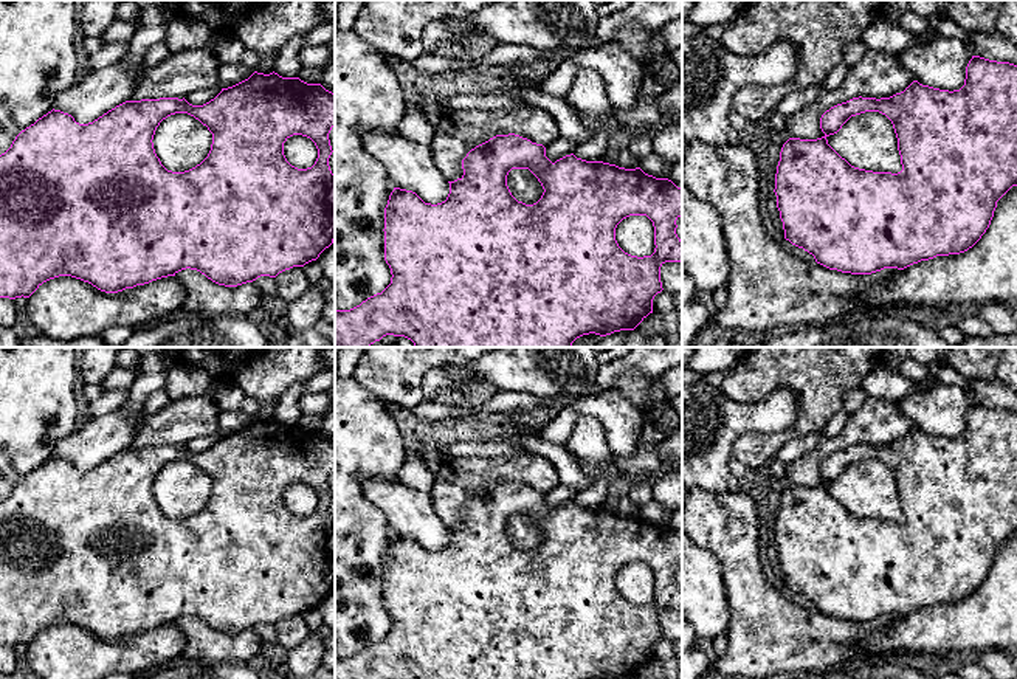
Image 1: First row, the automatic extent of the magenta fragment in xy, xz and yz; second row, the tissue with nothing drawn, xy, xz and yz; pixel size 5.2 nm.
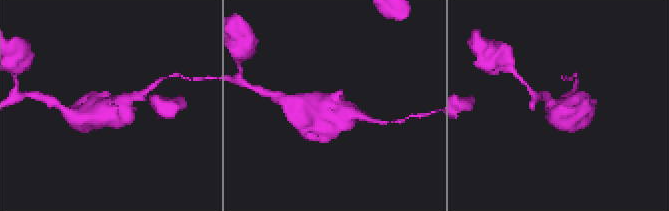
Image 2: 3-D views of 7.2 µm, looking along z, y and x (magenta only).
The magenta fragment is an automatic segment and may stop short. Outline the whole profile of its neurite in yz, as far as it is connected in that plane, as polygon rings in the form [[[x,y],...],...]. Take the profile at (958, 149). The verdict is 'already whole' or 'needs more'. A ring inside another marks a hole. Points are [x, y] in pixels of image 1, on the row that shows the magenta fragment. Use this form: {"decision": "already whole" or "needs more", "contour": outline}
{"decision": "already whole", "contour": [[[972,56],[960,90],[939,90],[913,81],[890,98],[853,98],[820,118],[825,133],[817,140],[789,138],[780,152],[775,195],[784,239],[814,256],[815,262],[842,273],[871,274],[884,268],[904,270],[936,256],[972,248],[991,225],[997,202],[1017,186],[1017,65]],[[879,112],[895,129],[902,171],[873,172],[851,166],[829,144],[828,136],[856,115]]]}

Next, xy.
{"decision": "already whole", "contour": [[[254,71],[248,79],[222,88],[214,99],[203,105],[192,105],[184,98],[126,101],[88,124],[79,124],[71,115],[53,109],[22,130],[11,147],[0,155],[0,298],[29,298],[43,282],[59,276],[71,276],[91,284],[101,291],[118,293],[161,277],[175,276],[186,268],[200,271],[219,285],[237,287],[260,276],[276,277],[285,270],[316,260],[335,240],[335,175],[329,166],[333,152],[329,133],[333,127],[335,93],[326,90],[321,84],[307,84],[299,78],[282,78],[274,71],[270,74]],[[175,113],[194,116],[212,133],[208,157],[184,172],[167,171],[157,157],[152,143],[160,122]],[[293,135],[307,136],[315,143],[318,158],[312,167],[298,169],[287,161],[284,143]]]}

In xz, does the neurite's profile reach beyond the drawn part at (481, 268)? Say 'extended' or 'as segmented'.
as segmented

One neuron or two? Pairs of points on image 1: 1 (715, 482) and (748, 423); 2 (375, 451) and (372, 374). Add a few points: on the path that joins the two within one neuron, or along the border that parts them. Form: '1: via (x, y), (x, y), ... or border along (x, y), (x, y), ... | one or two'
1: via (715, 465), (715, 448), (730, 433) | one
2: border along (352, 377), (386, 403) | two

